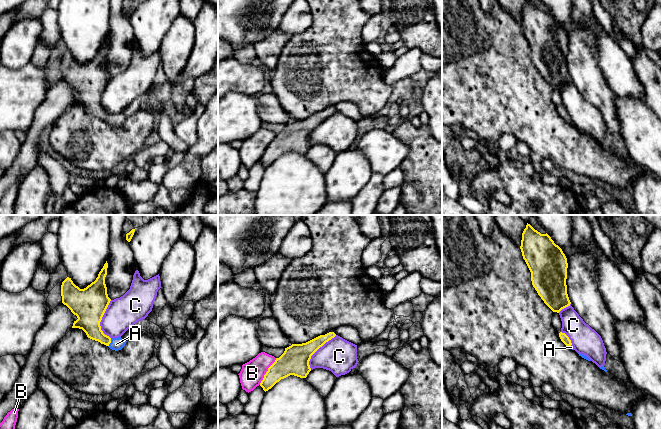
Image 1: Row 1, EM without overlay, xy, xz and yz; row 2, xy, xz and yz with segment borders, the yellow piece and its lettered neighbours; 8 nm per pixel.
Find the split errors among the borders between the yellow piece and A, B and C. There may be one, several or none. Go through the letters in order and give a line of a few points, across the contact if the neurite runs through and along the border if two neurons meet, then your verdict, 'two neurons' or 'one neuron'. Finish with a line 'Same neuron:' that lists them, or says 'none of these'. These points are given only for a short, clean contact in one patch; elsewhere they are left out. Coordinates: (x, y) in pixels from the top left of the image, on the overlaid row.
A: line xy (89, 319), (90, 325), (110, 342), (116, 344); one neuron
B: two neurons
C: two neurons
Same neuron: A

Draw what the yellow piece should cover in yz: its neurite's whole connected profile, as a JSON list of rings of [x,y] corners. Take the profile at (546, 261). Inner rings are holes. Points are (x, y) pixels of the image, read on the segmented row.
[[[528,223],[522,233],[520,249],[531,272],[532,285],[544,303],[557,313],[570,306],[566,285],[568,263],[562,249],[547,233],[541,234]]]

